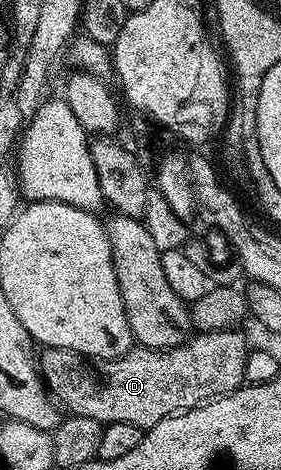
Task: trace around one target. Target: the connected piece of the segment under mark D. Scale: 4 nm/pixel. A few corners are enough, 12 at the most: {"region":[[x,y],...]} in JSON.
{"region":[[241,331],[134,347],[101,370],[46,348],[66,414],[144,431],[241,388]]}

